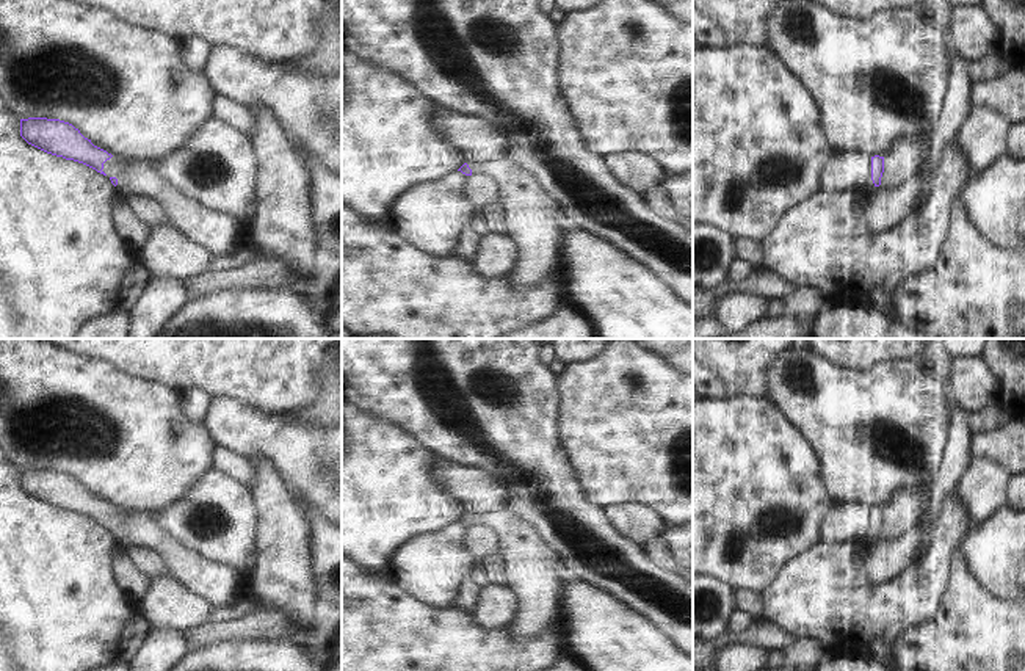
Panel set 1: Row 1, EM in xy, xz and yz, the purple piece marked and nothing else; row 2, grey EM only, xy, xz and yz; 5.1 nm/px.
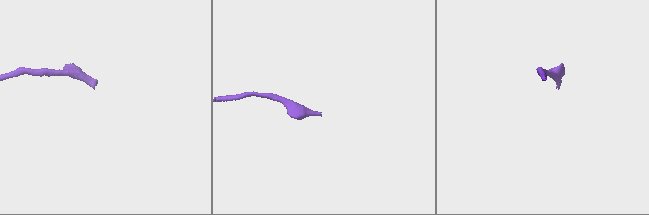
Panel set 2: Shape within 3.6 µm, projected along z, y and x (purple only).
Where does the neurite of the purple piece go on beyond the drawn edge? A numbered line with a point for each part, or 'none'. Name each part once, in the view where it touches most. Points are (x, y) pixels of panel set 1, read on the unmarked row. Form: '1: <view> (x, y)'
1: xz (532, 569)

